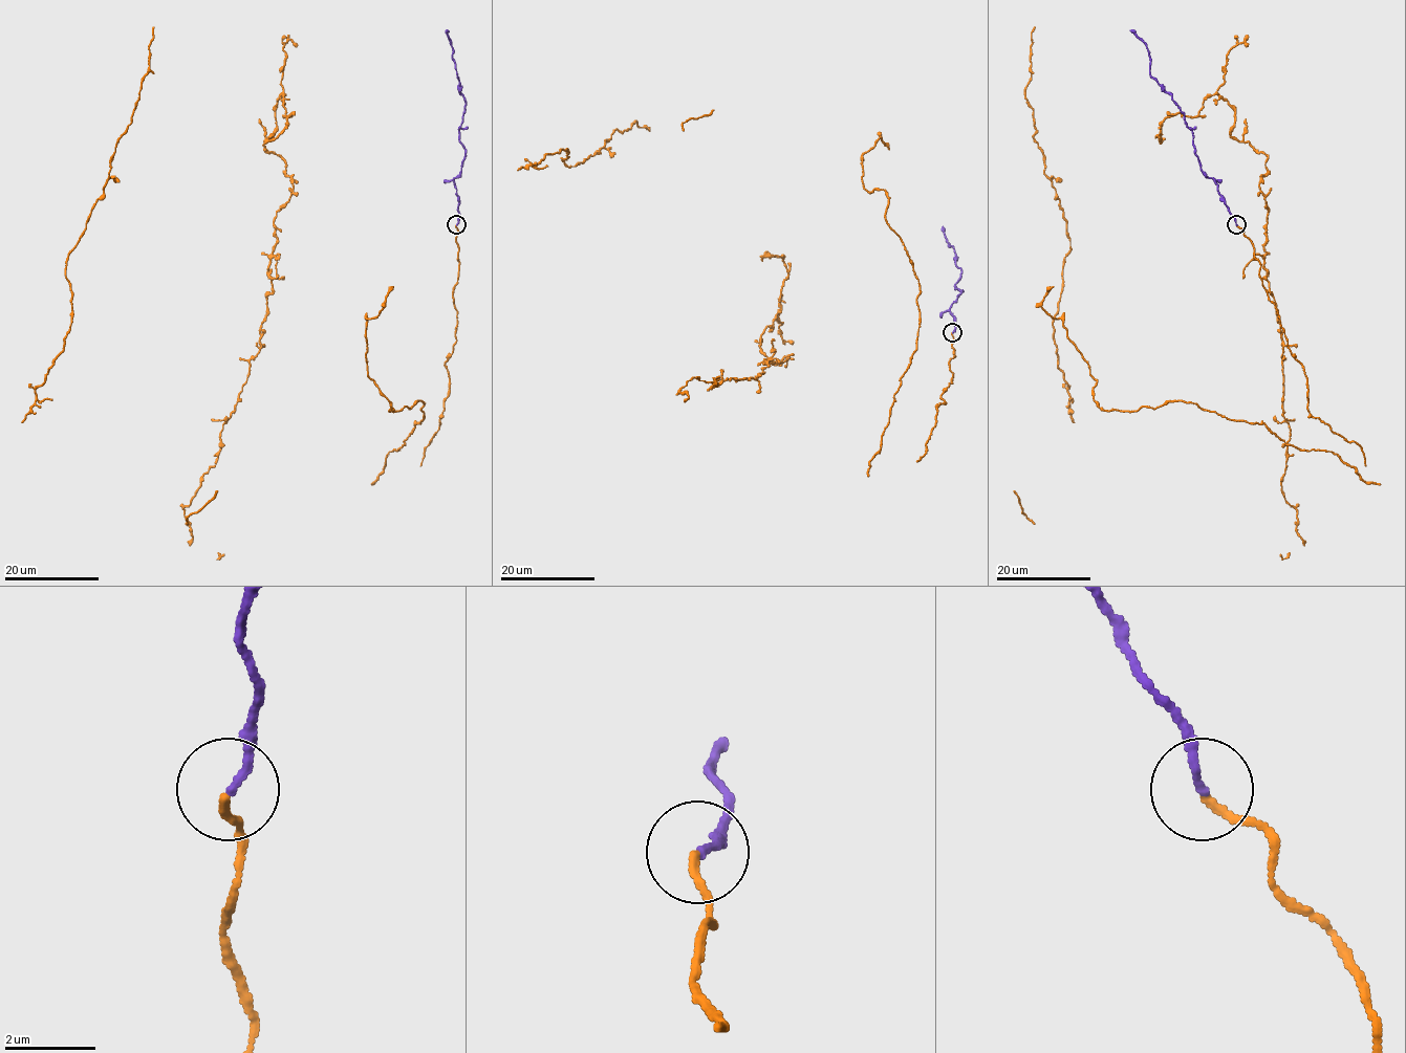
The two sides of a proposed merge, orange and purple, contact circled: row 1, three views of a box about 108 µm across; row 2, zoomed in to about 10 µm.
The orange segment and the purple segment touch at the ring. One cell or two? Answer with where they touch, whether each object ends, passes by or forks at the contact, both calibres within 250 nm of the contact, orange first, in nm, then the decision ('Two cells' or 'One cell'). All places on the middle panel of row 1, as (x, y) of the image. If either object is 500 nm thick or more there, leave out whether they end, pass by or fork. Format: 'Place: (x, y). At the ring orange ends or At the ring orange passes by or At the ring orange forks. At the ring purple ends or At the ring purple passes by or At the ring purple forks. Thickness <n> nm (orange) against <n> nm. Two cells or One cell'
Place: (952, 332). At the ring orange ends. At the ring purple ends. Thickness 180 nm (orange) against 170 nm. One cell

